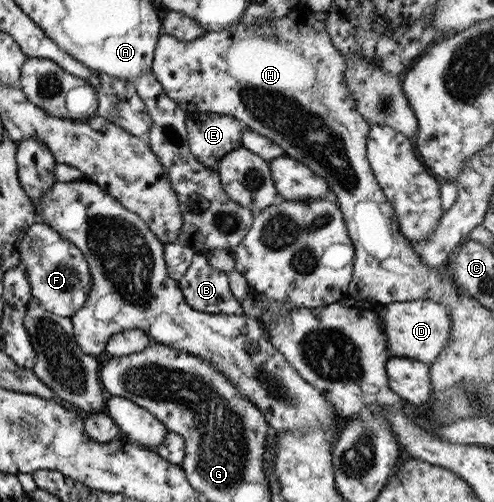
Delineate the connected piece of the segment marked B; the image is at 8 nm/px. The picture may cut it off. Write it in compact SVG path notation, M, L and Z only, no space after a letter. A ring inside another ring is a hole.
M195 253L177 286L184 301L196 311L242 316L240 301L232 296L226 277L208 264L204 254Z

